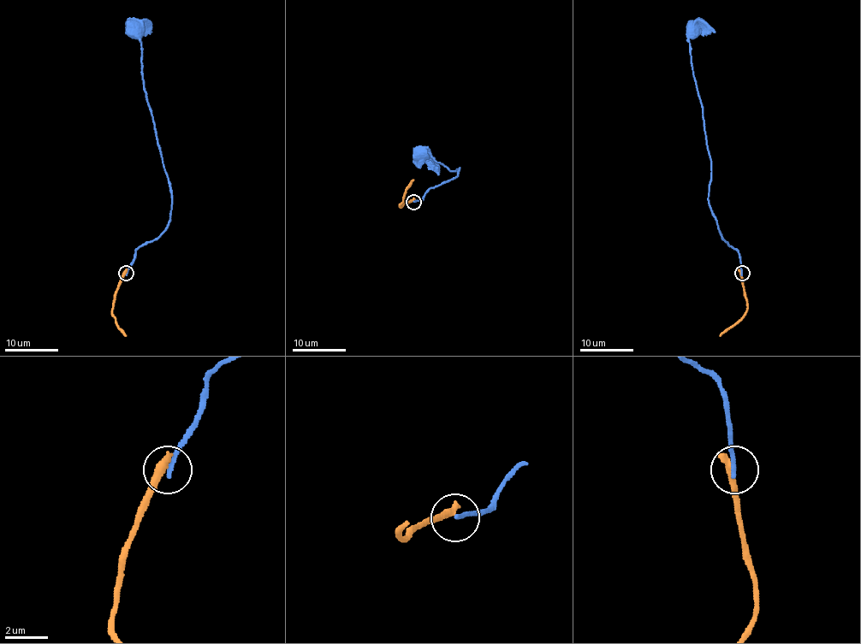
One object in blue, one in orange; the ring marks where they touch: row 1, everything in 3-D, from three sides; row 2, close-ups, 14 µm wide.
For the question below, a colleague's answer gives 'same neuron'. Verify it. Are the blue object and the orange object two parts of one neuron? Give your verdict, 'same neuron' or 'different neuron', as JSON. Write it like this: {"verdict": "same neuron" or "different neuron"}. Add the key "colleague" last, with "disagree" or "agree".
{"verdict": "different neuron", "colleague": "disagree"}

